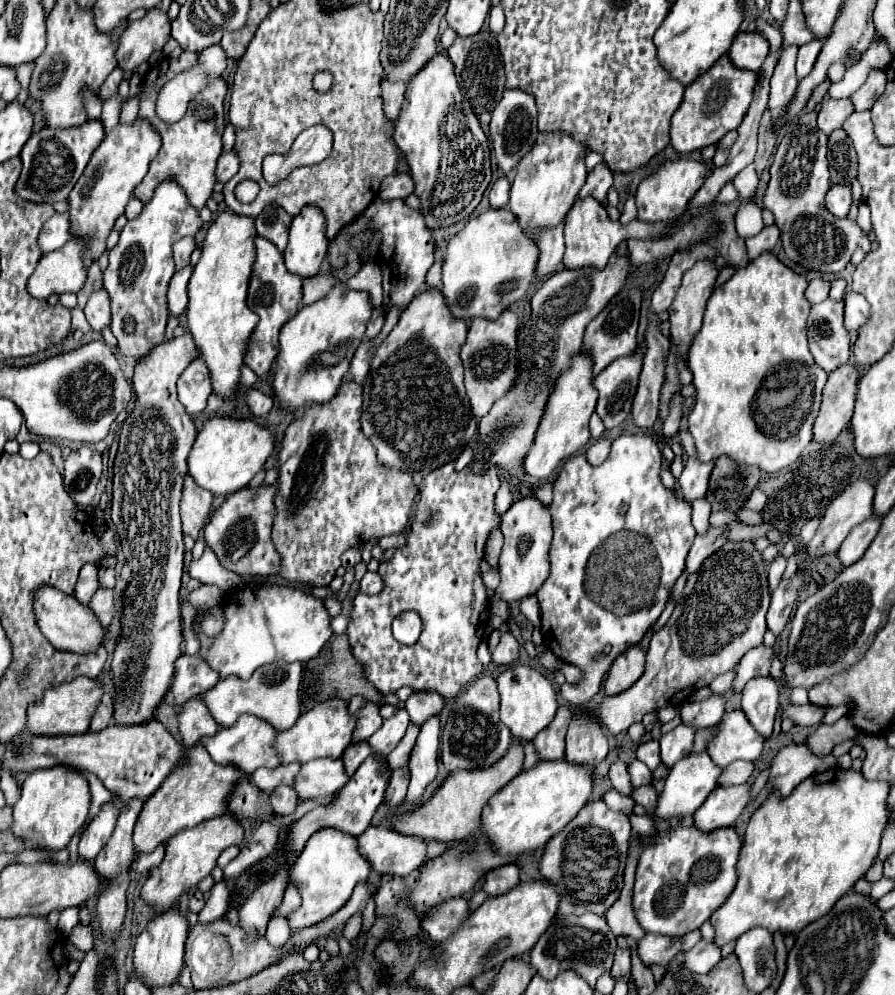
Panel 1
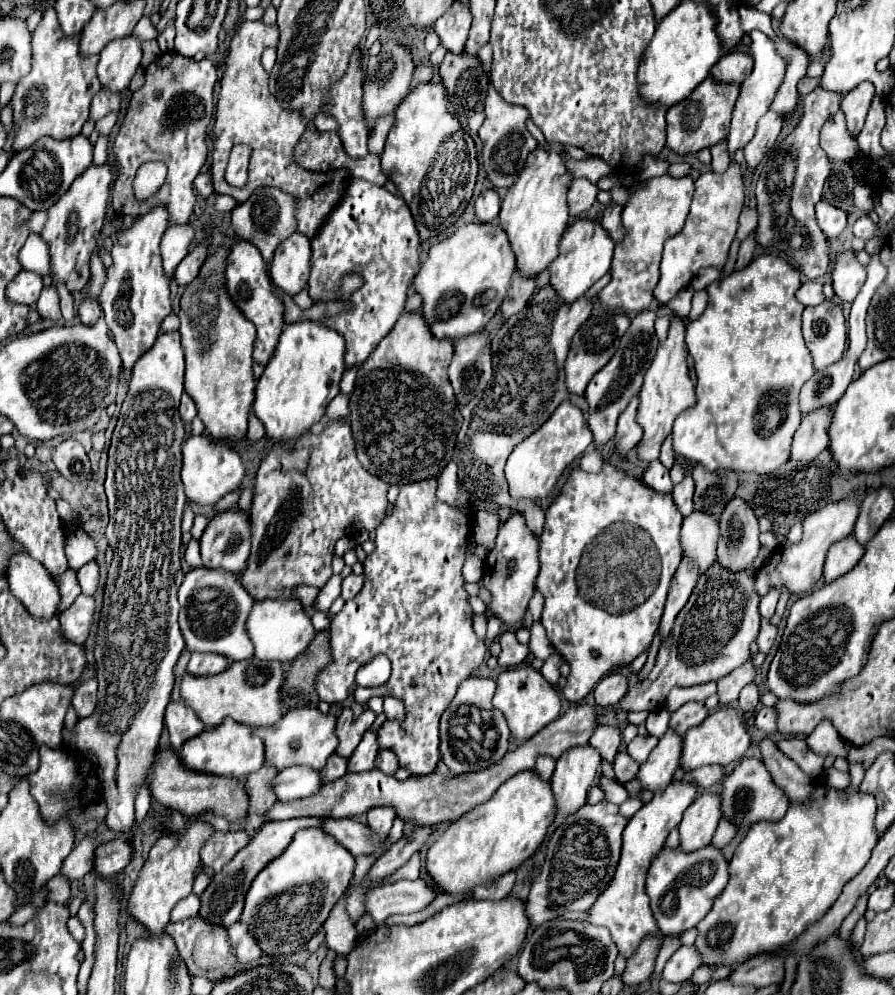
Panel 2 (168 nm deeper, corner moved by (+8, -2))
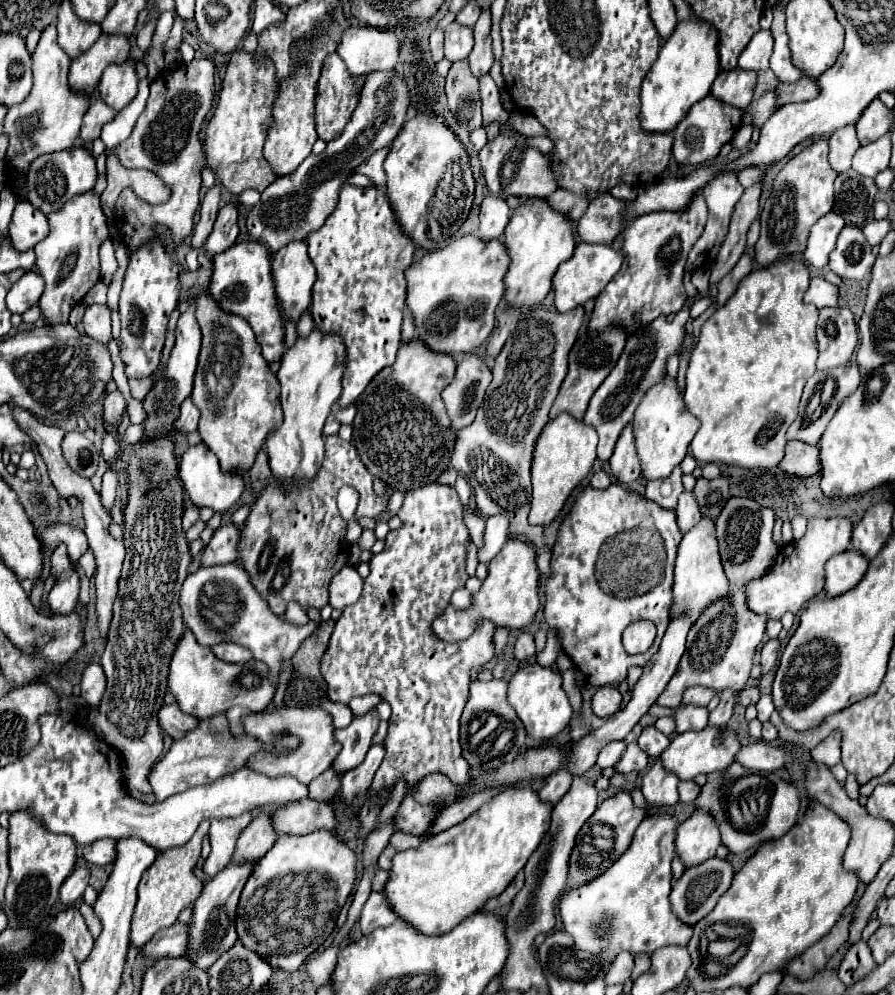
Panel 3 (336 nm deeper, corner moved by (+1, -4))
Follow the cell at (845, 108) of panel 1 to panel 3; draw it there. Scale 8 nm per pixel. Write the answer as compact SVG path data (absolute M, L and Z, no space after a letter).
M855 126L839 128L831 138L829 138L829 162L837 172L845 172L851 168L851 160L855 152L861 148L857 136L855 136Z

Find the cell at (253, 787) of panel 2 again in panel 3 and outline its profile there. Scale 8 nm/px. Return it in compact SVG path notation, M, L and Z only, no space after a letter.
M265 812L259 814L257 818L251 820L251 824L245 828L245 832L241 832L231 862L233 864L257 862L273 846L275 838L277 838L277 834L273 832L269 814L265 814Z

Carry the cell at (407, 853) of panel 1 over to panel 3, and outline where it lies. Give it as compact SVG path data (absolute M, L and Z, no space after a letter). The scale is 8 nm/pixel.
M311 798L297 800L295 804L285 804L271 814L271 824L277 834L309 834L315 828L335 830L335 814L325 802Z

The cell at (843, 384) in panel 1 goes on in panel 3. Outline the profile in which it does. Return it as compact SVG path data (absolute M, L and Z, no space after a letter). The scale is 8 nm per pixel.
M793 440L793 442L787 444L785 458L781 460L779 468L785 474L797 476L797 478L815 476L821 470L821 464L819 464L819 448Z

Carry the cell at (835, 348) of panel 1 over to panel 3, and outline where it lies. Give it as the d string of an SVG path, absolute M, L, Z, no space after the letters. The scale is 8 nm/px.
M821 308L817 322L817 370L845 366L857 346L857 324L849 308Z

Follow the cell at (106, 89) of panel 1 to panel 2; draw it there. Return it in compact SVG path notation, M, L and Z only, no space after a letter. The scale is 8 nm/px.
M102 88L90 104L90 118L96 122L100 118L104 118L108 112L112 110L120 110L120 96L118 94L110 94L110 90Z

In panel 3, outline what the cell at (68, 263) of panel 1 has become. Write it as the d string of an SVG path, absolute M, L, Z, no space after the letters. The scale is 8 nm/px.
M27 272L23 278L19 278L9 294L7 294L7 308L13 314L23 314L33 304L37 304L39 296L43 292L43 280L37 272Z

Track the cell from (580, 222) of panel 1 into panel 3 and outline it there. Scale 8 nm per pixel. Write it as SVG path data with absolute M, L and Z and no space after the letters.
M579 242L573 256L559 264L555 276L553 276L553 306L557 308L557 312L569 312L577 306L583 306L587 300L595 298L609 280L613 280L613 276L619 272L623 264L623 256L619 252L615 252L613 248L605 246L605 244L587 244L587 242Z

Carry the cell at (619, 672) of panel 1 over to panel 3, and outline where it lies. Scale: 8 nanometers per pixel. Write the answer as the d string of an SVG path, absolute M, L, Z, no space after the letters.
M603 686L593 694L591 710L593 710L593 714L605 718L621 708L621 700L623 700L621 692L615 686Z

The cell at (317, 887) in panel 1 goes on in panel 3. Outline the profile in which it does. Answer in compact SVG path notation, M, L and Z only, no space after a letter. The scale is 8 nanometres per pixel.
M329 830L305 836L277 836L273 848L257 860L237 904L237 934L245 948L257 952L265 962L283 972L295 972L333 932L337 916L353 892L357 878L357 856Z

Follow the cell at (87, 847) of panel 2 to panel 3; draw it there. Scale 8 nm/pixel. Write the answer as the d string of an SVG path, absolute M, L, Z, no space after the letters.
M75 868L71 872L71 876L61 886L61 896L59 896L61 904L71 906L77 900L81 900L87 884L89 884L89 870L87 868Z

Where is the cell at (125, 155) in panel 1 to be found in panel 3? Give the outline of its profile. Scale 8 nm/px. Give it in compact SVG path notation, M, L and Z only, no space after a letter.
M85 192L75 196L61 208L61 212L53 212L49 216L49 236L35 246L37 254L37 270L45 280L45 292L39 298L41 316L49 326L65 324L71 308L83 300L83 296L97 284L99 280L99 246L109 236L107 218L101 210L99 196L93 192Z

